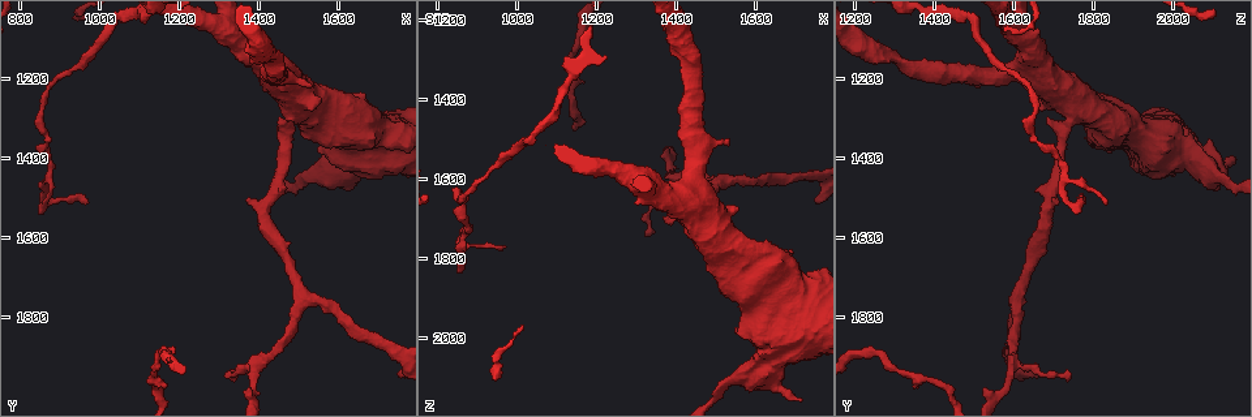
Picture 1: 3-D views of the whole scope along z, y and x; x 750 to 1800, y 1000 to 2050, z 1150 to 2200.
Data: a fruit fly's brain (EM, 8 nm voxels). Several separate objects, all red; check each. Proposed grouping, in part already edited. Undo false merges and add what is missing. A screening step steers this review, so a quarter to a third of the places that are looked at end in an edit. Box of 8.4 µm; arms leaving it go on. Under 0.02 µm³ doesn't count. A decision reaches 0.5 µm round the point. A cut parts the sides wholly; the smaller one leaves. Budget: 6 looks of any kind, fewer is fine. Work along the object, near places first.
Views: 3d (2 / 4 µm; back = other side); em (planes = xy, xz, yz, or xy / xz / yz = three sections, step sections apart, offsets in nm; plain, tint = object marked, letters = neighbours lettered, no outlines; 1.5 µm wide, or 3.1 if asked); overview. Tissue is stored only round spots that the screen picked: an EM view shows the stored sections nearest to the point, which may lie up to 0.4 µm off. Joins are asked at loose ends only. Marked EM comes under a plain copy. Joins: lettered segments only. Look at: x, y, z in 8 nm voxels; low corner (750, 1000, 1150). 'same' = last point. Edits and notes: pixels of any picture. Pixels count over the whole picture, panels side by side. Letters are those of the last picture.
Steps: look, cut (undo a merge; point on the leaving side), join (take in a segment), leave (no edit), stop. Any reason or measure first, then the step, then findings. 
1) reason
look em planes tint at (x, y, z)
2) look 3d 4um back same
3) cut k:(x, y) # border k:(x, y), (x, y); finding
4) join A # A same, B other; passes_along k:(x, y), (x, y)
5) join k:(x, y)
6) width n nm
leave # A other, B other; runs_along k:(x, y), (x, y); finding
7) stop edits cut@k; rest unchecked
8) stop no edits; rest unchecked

free end
look 3d 2um at (1335, 1950, 1740)

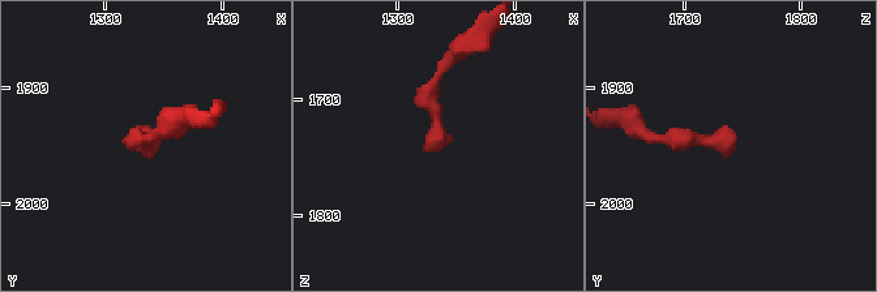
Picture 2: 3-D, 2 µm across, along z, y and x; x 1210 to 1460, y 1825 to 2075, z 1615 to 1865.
now the EM
look em planes letters at (1340, 1960, 1744)

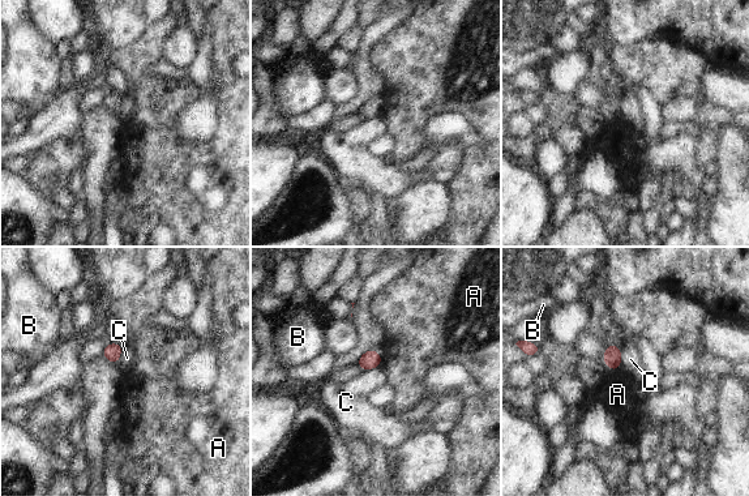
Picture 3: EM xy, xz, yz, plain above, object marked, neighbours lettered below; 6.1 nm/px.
leave # A other, B other, C other; border 3:(123, 345), (122, 354), (115, 364); none of them fits

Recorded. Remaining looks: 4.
calibre changes
look 3d 4um at (1485, 1290, 1745)

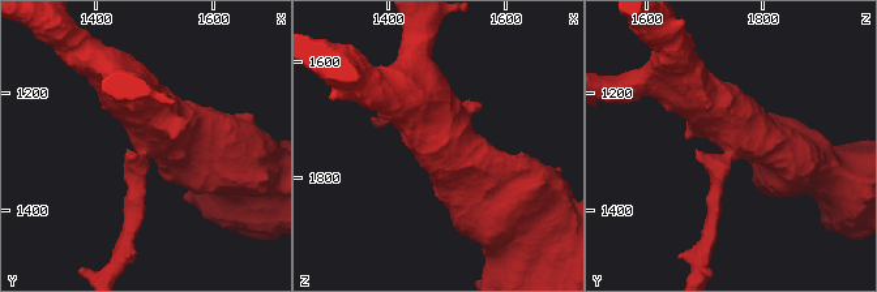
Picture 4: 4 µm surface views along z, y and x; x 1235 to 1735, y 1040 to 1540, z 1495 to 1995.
look em planes letters at (1490, 1300, 1745)

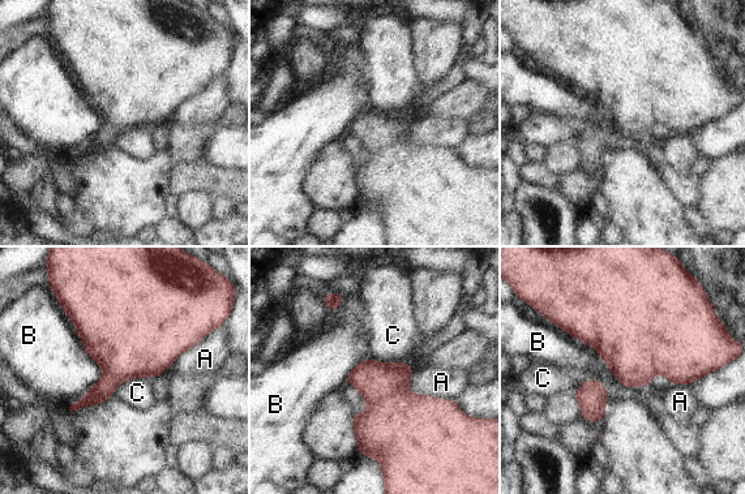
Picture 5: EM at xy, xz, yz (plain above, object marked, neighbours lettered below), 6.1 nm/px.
width 300 nm
leave # A other, B other, C other; border 5:(573, 392), (599, 379), (609, 402); one neuron here

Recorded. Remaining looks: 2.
free end
look em xz step 8 letters at (975, 1515, 1780)

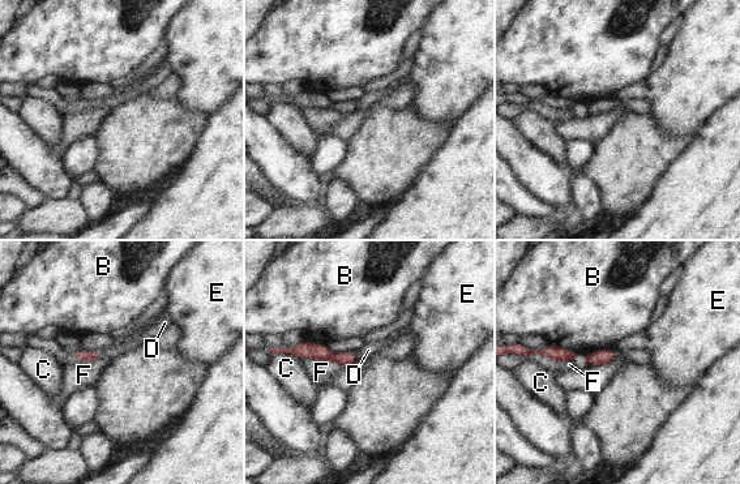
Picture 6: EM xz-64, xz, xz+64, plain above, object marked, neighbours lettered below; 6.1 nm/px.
cut it another way
look em planes letters same

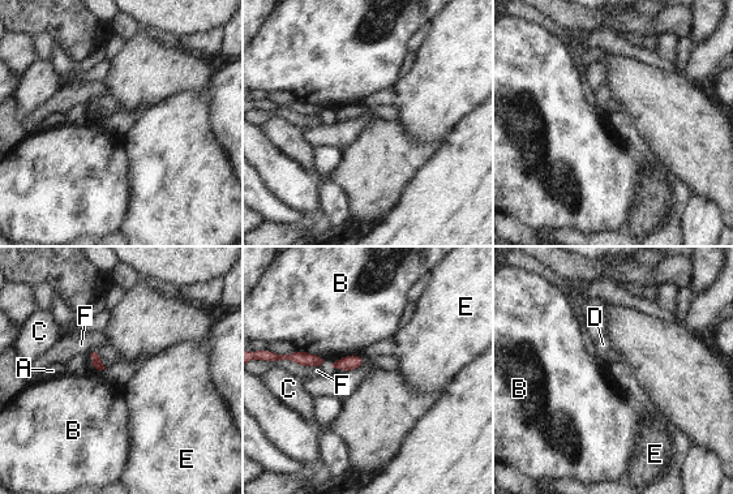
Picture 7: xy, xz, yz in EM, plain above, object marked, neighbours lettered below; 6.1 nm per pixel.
leave # A other, B other, C other, D other, E other, F other; border 7:(295, 349), (320, 355), (328, 364); no lettered segment goes on from it

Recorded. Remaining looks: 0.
stop no edits; rest unchecked

